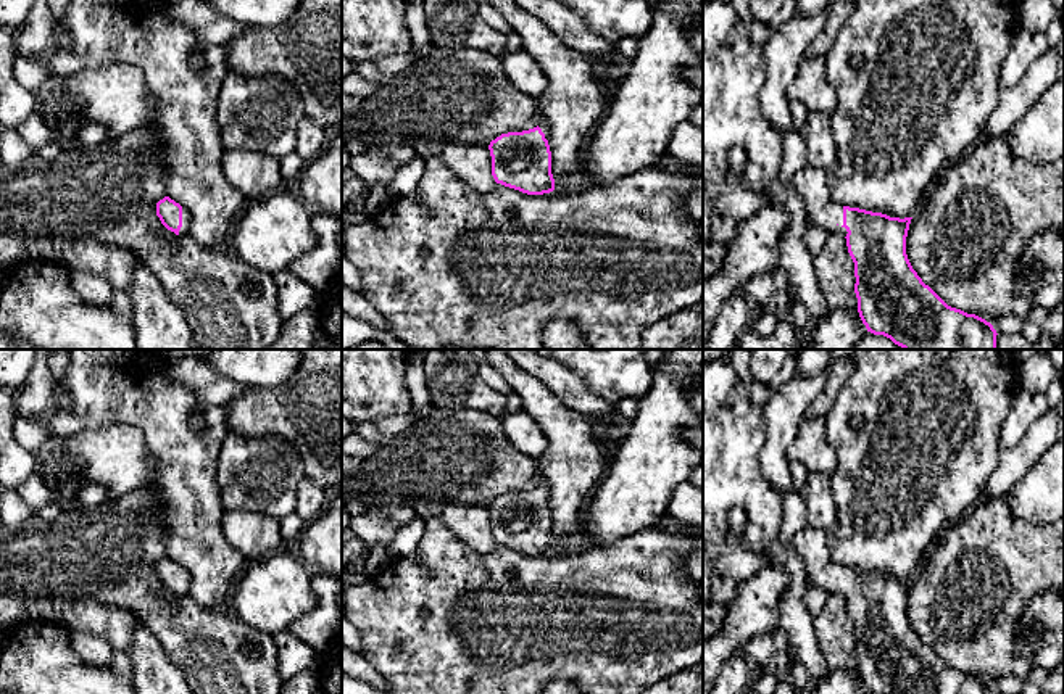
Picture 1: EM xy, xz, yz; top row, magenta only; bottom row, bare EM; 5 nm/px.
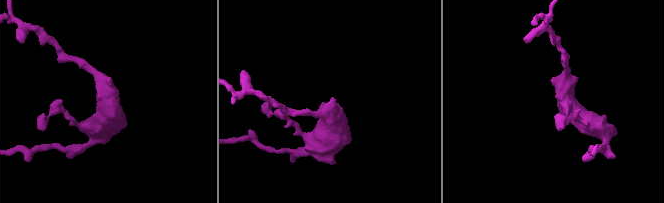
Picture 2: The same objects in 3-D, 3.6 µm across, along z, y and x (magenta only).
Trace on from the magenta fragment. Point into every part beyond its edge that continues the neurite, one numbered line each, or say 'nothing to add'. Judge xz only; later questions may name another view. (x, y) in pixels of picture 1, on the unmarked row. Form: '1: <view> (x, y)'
1: xz (542, 480)

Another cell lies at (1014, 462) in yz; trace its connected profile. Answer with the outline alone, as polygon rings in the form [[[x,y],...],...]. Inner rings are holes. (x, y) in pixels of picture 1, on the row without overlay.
[[[1049,409],[1030,425],[1014,448],[1001,449],[1000,462],[983,488],[982,501],[1001,499],[1061,438],[1064,438],[1064,417]]]

